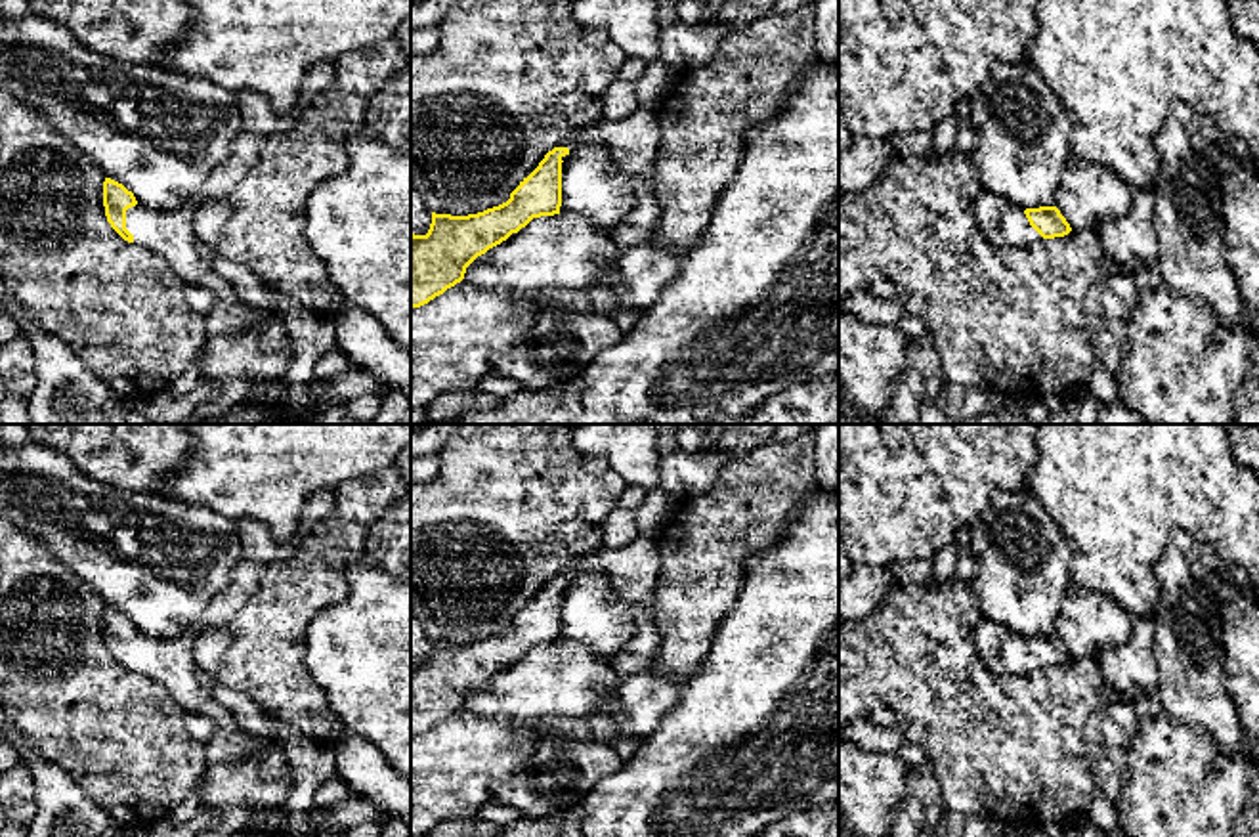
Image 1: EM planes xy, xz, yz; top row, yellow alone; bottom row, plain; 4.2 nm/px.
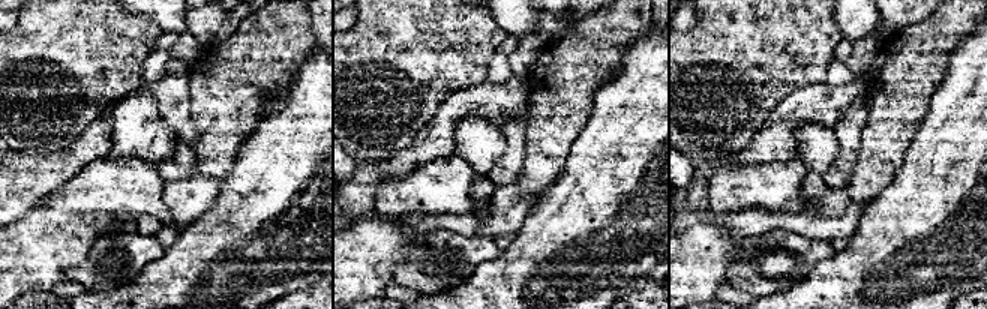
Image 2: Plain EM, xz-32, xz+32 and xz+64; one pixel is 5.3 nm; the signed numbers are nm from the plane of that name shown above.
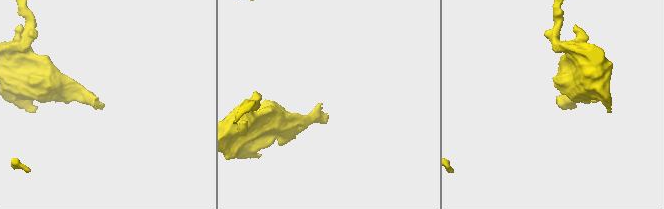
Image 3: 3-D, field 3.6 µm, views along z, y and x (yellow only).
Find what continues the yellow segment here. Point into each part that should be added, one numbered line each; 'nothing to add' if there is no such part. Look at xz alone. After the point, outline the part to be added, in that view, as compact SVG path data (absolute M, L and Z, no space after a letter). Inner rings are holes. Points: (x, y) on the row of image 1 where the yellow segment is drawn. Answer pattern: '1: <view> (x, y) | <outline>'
1: xz (633, 140) | M638 109L621 120L600 120L560 141L567 147L565 161L579 145L602 143L608 147L615 166L629 174L655 183L655 151L659 145L659 124L655 113Z

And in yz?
1: yz (1005, 226) | M982 191L974 201L974 220L997 248L1030 248L1043 241L1022 208L988 191Z

